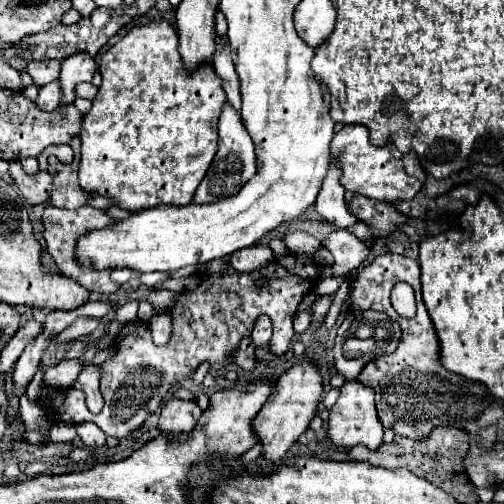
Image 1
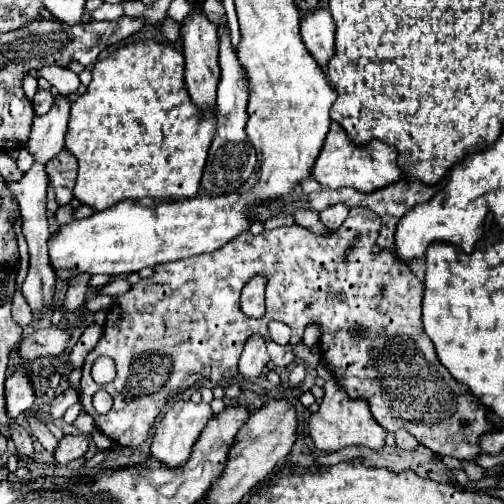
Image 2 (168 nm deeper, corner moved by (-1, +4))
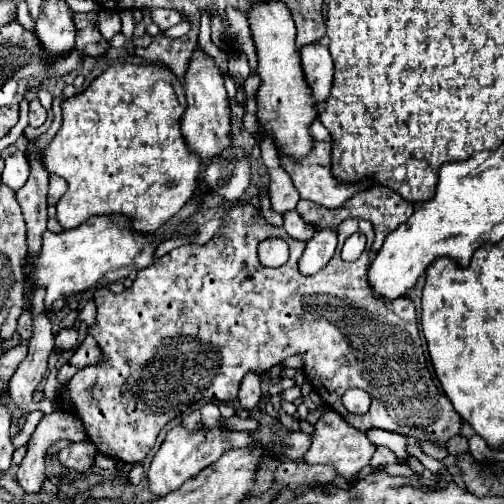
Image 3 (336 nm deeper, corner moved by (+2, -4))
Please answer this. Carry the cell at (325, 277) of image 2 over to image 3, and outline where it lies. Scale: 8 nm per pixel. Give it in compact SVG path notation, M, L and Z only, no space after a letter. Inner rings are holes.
M239 204L225 214L227 226L207 244L189 244L171 250L153 266L141 270L133 286L125 288L121 294L113 294L105 286L95 290L97 324L89 328L89 334L101 342L103 360L79 370L69 384L63 386L63 394L77 404L77 414L95 448L125 464L143 462L155 446L161 428L185 410L189 402L203 398L233 402L237 400L239 384L247 372L267 372L293 354L303 356L305 376L323 402L361 432L381 428L435 446L447 446L453 436L459 436L463 418L455 412L451 400L439 390L427 370L413 300L407 296L381 300L381 296L373 296L369 288L367 272L375 238L373 224L369 224L369 220L345 220L345 224L337 228L339 248L331 262L319 274L301 276L297 260L305 250L305 242L291 238L283 228L269 226L265 218L257 218L257 212L259 210L251 204ZM353 232L363 232L367 236L367 248L359 260L343 262L339 252L345 238ZM261 236L285 236L291 252L289 262L281 268L263 266L257 258ZM349 388L361 388L371 396L371 408L365 414L351 414L345 410L341 396Z

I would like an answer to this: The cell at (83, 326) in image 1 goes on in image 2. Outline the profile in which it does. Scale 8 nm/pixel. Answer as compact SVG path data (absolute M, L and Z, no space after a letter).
M62 326L62 328L42 328L36 330L32 334L28 334L20 344L18 344L18 354L20 358L32 362L40 356L56 356L60 352L64 352L68 338L72 334L74 326Z

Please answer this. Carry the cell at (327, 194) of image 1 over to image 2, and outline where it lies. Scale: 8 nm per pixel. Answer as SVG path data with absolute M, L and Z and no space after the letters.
M334 204L332 208L320 212L320 222L328 228L328 232L336 232L342 226L342 222L346 220L346 216L348 216L348 206Z

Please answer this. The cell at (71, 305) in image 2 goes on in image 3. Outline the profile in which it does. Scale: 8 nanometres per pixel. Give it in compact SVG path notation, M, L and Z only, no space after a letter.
M61 328L59 334L55 336L55 348L65 350L65 352L71 350L75 346L75 342L77 342L77 332L71 328Z

